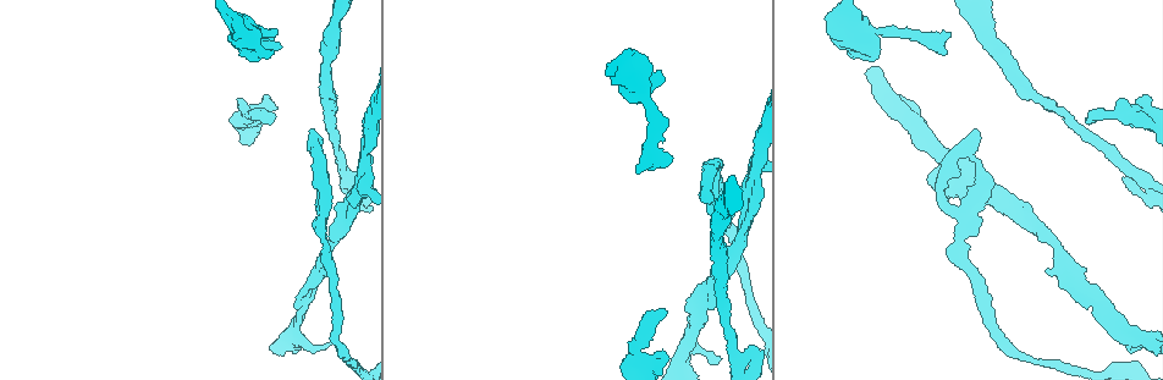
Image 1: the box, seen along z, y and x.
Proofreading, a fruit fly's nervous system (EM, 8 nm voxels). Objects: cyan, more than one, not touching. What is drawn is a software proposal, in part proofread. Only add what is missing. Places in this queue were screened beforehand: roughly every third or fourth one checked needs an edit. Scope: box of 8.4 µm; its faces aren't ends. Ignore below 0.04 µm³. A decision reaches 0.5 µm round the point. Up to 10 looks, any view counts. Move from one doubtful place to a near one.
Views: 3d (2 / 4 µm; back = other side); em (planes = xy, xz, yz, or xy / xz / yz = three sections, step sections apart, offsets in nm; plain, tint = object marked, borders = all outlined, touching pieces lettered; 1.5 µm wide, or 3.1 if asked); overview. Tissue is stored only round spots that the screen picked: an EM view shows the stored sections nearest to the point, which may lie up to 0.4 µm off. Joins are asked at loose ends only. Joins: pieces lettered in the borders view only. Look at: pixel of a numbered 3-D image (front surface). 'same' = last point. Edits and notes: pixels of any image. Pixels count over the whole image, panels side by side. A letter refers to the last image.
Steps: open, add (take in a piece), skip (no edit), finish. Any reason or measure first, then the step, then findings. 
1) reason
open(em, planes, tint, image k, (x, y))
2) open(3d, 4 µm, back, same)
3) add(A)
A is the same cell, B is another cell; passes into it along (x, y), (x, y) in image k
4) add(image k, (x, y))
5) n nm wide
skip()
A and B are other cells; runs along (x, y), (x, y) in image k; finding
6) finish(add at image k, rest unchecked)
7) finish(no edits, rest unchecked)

branch stops here
open(em, xy, step 4, borders, image 1, (267, 49))

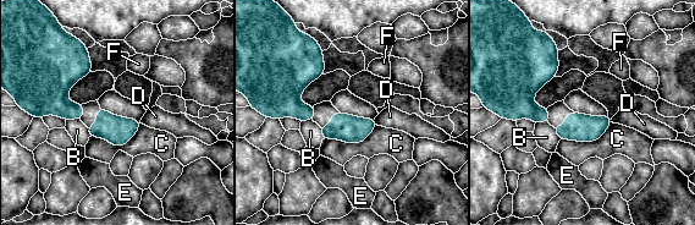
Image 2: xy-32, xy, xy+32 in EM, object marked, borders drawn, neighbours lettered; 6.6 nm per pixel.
C touches over 360 nm
skip()
B, C, D, E and F are other cells; no lettered piece goes on from it

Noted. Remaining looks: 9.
branch stops here
open(em, xy, step 8, tint, image 1, (1085, 122))

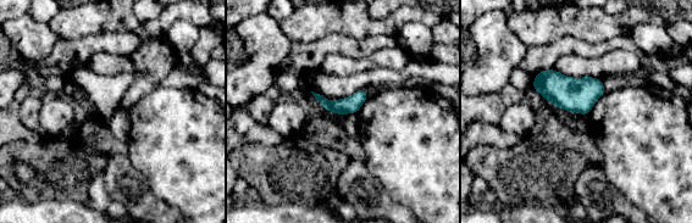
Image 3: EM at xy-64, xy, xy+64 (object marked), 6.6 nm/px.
another direction
open(em, planes, borders, same)

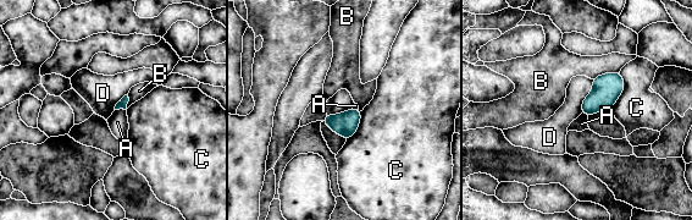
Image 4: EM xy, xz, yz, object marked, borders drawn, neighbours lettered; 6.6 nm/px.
skip()
A, B, C and D are other cells; border along (593, 80), (581, 111) in image 4; none of them fits

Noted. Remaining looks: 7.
an open end
open(3d, 2 µm, image 1, (314, 128))

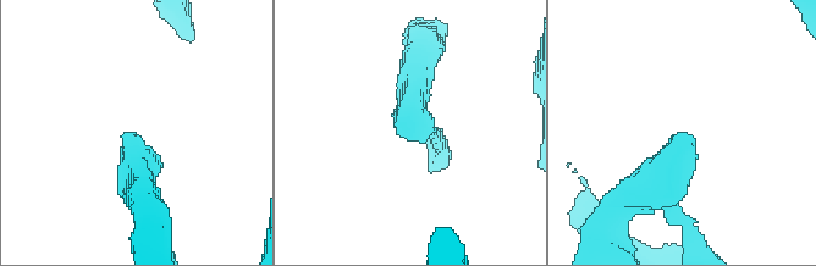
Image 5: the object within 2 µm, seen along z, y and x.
open(em, xy, step 4, tint, image 5, (682, 134))

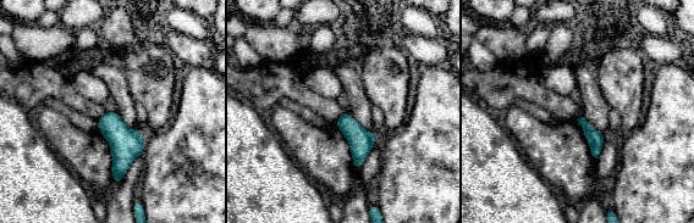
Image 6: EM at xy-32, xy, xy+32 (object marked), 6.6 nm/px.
open(em, planes, borders, same)

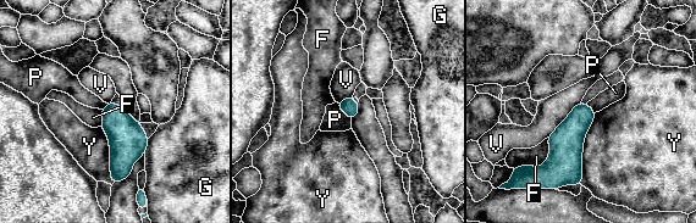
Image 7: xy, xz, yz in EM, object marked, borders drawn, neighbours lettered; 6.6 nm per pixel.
skip()
F, G, P, V and Y are other cells; no lettered piece goes on from it

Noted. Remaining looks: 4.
branch stops here
open(3d, 4 µm, back, image 1, (1087, 309))

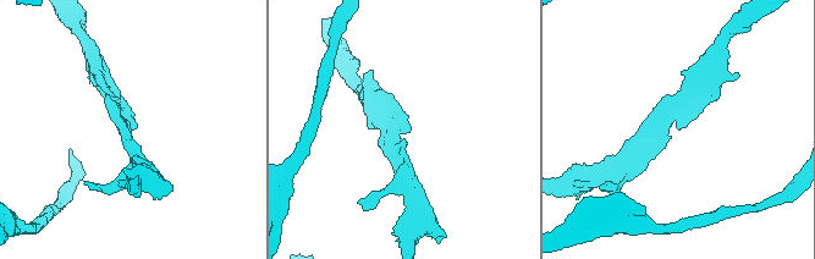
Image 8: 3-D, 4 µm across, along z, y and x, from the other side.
now the EM
open(em, yz, step 8, tint, image 8, (677, 128))

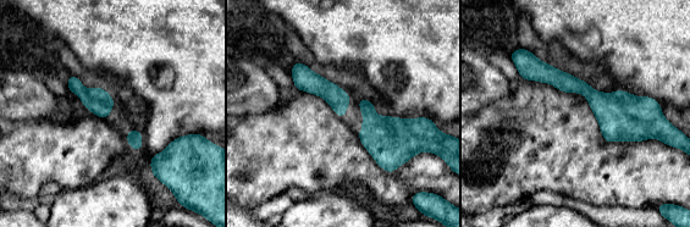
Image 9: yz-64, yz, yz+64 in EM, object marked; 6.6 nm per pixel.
another direction
open(em, planes, borders, same)

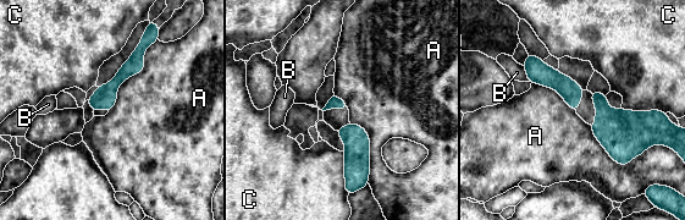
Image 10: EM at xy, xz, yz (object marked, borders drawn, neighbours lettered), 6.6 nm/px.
skip()
A, B and C are other cells; runs along (143, 44), (137, 60), (94, 106) in image 10; none of them fits

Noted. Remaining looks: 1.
finish(no edits, rest unchecked)

